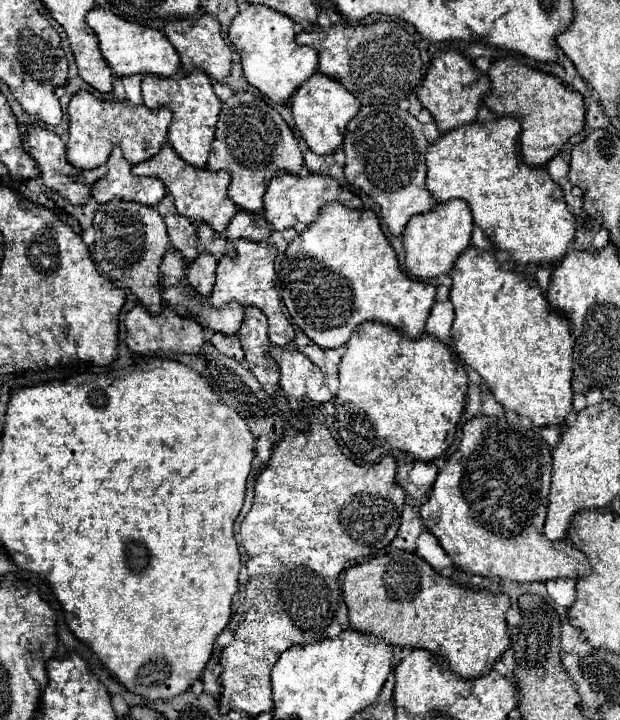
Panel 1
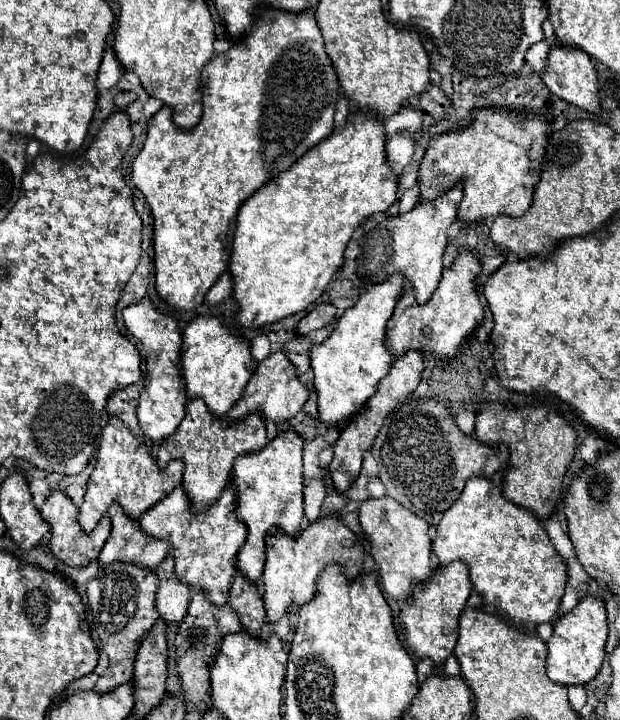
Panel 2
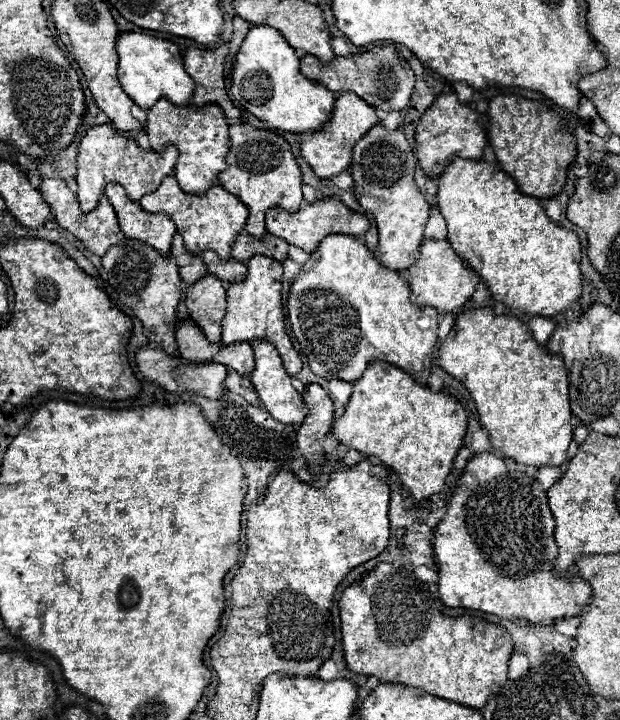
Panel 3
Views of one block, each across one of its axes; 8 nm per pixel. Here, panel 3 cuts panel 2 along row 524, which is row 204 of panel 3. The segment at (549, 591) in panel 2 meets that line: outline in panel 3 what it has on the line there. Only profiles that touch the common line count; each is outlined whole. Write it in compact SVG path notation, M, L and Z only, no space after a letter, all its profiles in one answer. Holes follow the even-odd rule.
M454 158L438 178L438 208L448 226L448 240L468 266L486 280L494 300L510 308L520 308L528 316L538 314L554 318L564 314L570 304L580 298L582 290L578 234L552 222L538 198L522 194L512 176L496 168L502 166L498 162Z

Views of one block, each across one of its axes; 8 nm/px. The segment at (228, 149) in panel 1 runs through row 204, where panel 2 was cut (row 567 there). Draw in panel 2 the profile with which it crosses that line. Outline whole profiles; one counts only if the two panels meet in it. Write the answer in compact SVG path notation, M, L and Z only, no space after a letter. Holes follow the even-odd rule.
M296 430L278 432L274 440L270 440L264 450L256 454L242 454L234 462L232 482L238 488L238 518L248 528L248 540L238 552L236 566L238 570L252 582L262 576L264 566L264 536L272 526L282 528L286 534L296 536L302 528L304 520L304 478L302 478L302 446L304 440Z

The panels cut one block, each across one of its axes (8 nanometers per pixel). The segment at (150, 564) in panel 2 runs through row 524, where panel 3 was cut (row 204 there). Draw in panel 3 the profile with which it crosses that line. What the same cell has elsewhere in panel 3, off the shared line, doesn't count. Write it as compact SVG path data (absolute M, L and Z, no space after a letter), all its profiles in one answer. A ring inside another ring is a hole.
M108 184L106 194L114 206L124 236L138 238L164 256L170 254L170 244L172 236L176 234L176 226L166 214L148 214L138 202L132 202L128 198L126 190L120 184Z

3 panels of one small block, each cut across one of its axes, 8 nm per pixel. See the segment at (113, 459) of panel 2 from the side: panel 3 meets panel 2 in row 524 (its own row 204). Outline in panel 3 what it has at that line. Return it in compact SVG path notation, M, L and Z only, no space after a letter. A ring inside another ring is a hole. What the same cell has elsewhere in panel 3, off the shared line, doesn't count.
M94 124L86 130L78 146L78 170L76 170L76 184L78 184L78 202L82 212L90 212L96 208L96 202L102 194L102 188L108 182L118 182L126 188L128 196L138 202L144 194L154 192L164 176L174 172L174 164L178 158L178 150L174 146L166 146L166 150L142 150L136 140L128 140L126 136L118 134L112 124Z

